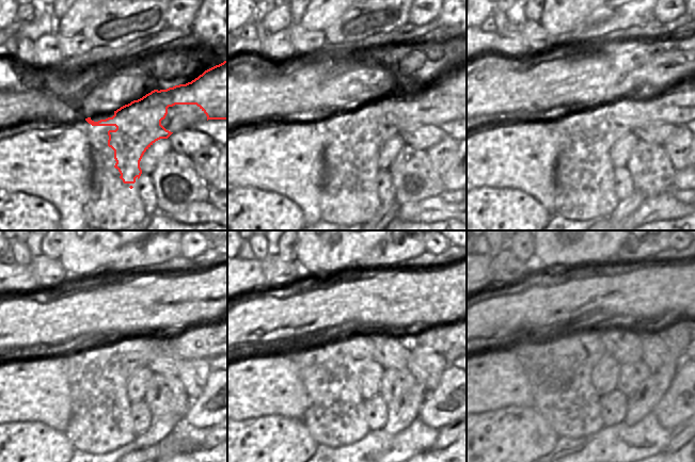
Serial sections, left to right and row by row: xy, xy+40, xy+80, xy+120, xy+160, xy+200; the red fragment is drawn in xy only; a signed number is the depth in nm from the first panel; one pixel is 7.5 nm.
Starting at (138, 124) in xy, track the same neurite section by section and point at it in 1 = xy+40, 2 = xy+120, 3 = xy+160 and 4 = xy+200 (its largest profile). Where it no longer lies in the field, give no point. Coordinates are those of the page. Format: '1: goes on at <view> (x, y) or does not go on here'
1: goes on at xy+40 (376, 122)
2: goes on at xy+120 (129, 359)
3: goes on at xy+160 (364, 354)
4: goes on at xy+200 (600, 351)

